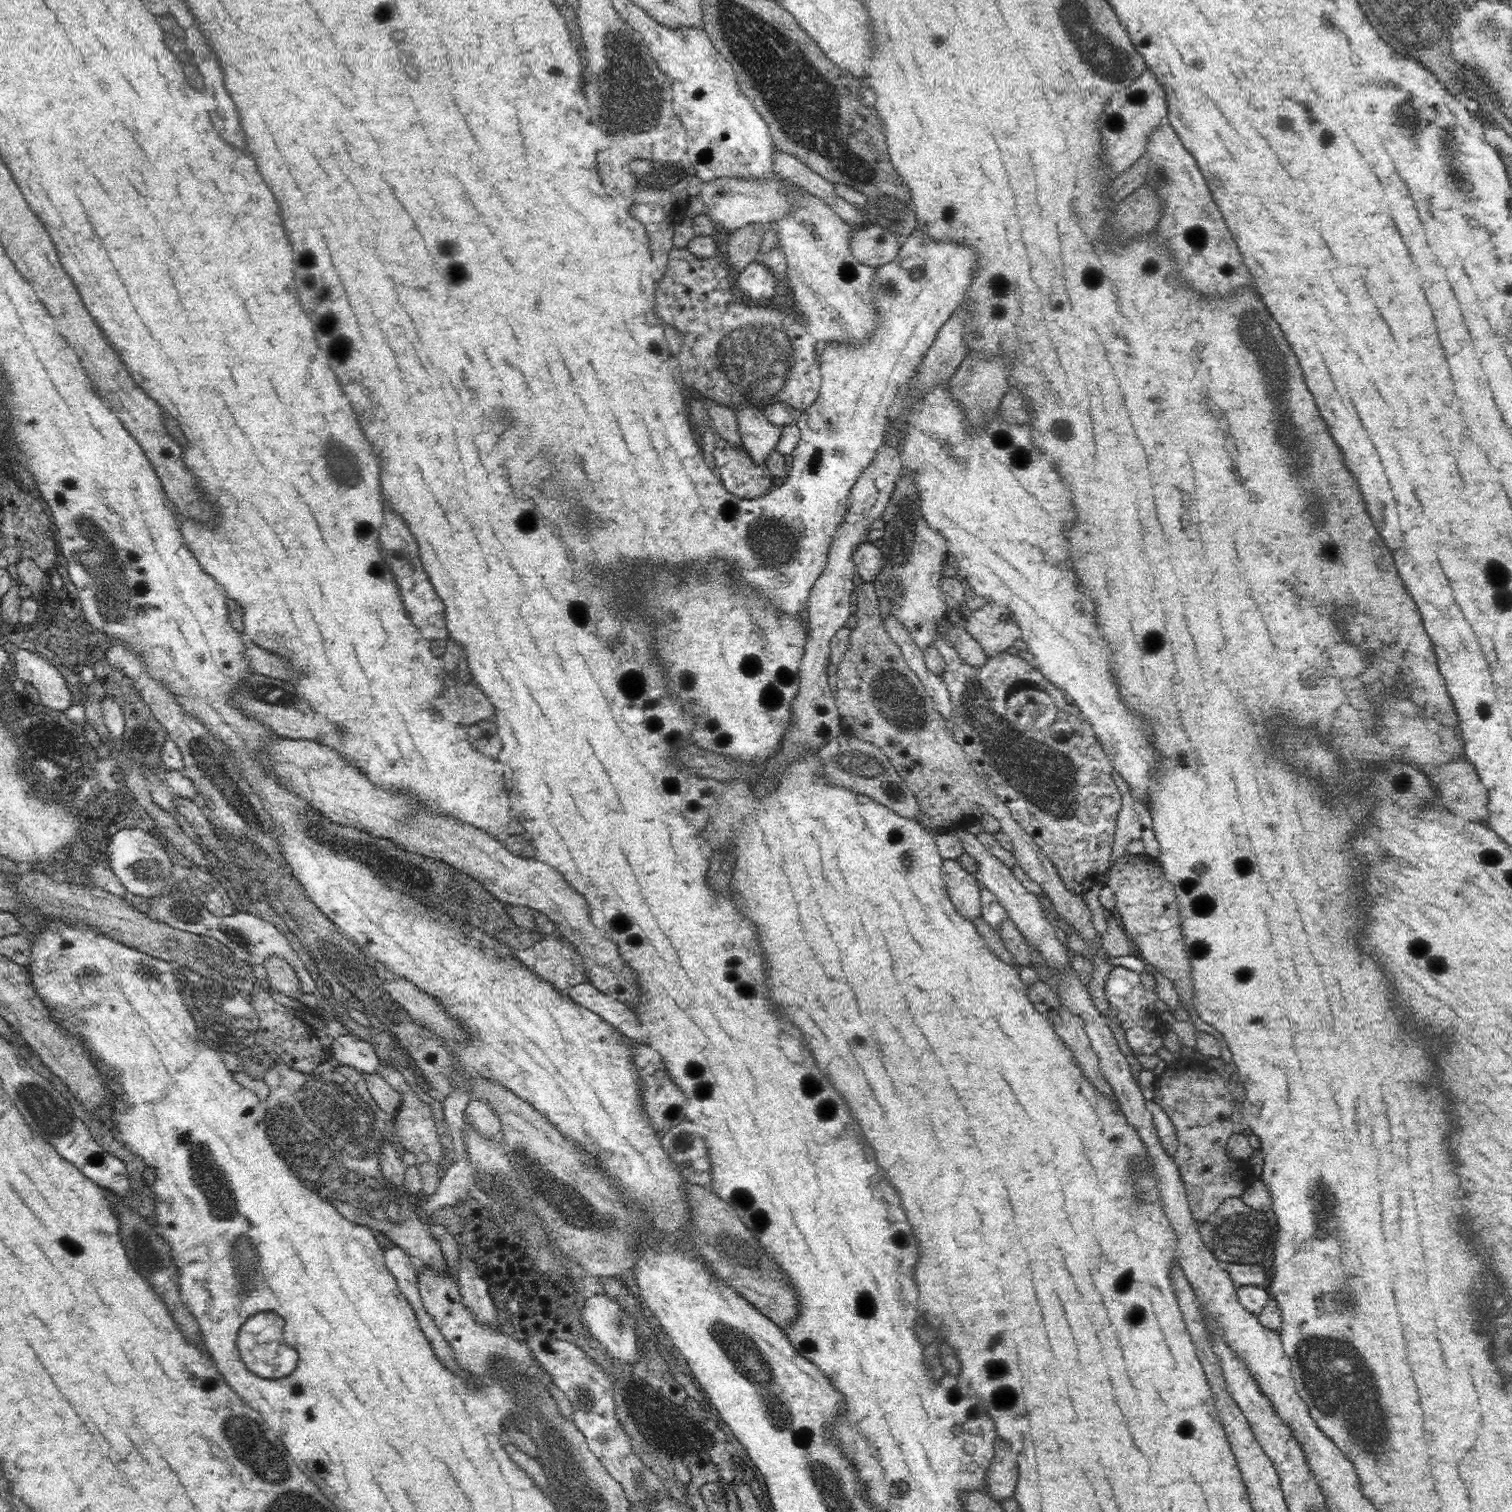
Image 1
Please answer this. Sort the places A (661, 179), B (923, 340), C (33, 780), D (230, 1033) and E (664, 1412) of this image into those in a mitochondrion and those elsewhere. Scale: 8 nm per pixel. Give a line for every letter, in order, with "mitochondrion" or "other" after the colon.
A: mitochondrion
B: other
C: mitochondrion
D: mitochondrion
E: other

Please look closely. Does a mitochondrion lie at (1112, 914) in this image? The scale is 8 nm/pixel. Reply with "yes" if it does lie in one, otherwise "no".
no

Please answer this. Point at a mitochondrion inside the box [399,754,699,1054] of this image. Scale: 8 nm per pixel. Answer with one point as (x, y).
(621, 923)

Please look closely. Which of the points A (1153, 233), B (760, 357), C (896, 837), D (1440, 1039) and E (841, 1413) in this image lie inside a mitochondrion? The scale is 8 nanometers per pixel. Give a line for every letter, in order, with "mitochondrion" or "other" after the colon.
A: other
B: mitochondrion
C: mitochondrion
D: other
E: other

